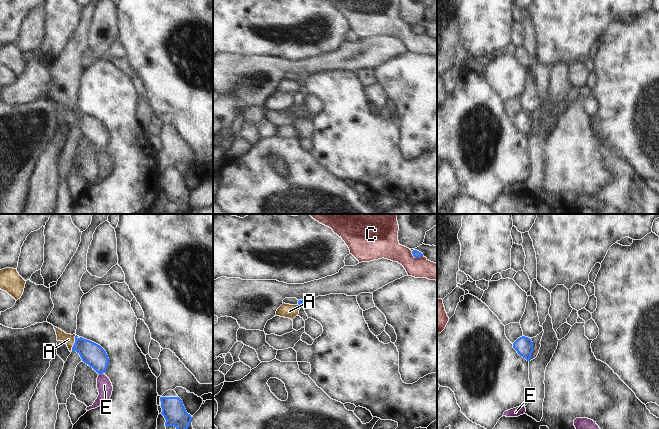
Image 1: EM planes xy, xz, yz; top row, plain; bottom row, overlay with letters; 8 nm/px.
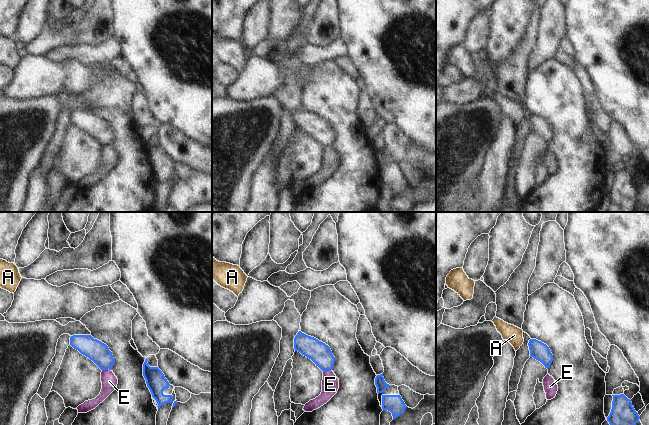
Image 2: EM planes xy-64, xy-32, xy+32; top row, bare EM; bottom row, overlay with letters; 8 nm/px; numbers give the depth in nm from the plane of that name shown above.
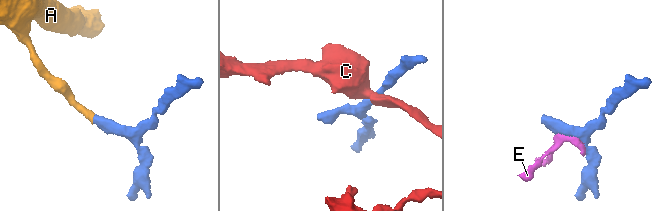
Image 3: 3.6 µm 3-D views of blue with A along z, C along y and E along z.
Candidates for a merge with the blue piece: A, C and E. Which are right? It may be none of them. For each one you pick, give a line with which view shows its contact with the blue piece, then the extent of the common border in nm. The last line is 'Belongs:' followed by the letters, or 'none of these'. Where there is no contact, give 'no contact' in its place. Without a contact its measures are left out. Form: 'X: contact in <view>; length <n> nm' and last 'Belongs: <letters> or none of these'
A: contact in xy; length 130 nm
Belongs: A

